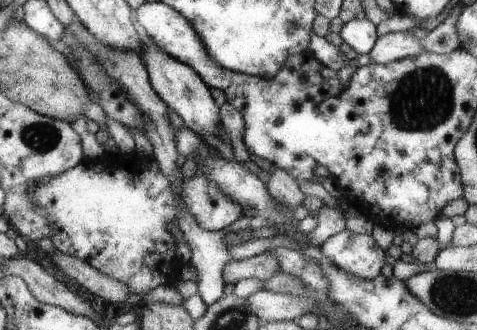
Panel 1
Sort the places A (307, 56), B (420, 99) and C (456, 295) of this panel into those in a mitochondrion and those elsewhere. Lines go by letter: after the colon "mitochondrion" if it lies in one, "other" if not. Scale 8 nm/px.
A: other
B: mitochondrion
C: mitochondrion

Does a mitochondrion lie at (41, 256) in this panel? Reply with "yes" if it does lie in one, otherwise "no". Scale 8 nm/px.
no

